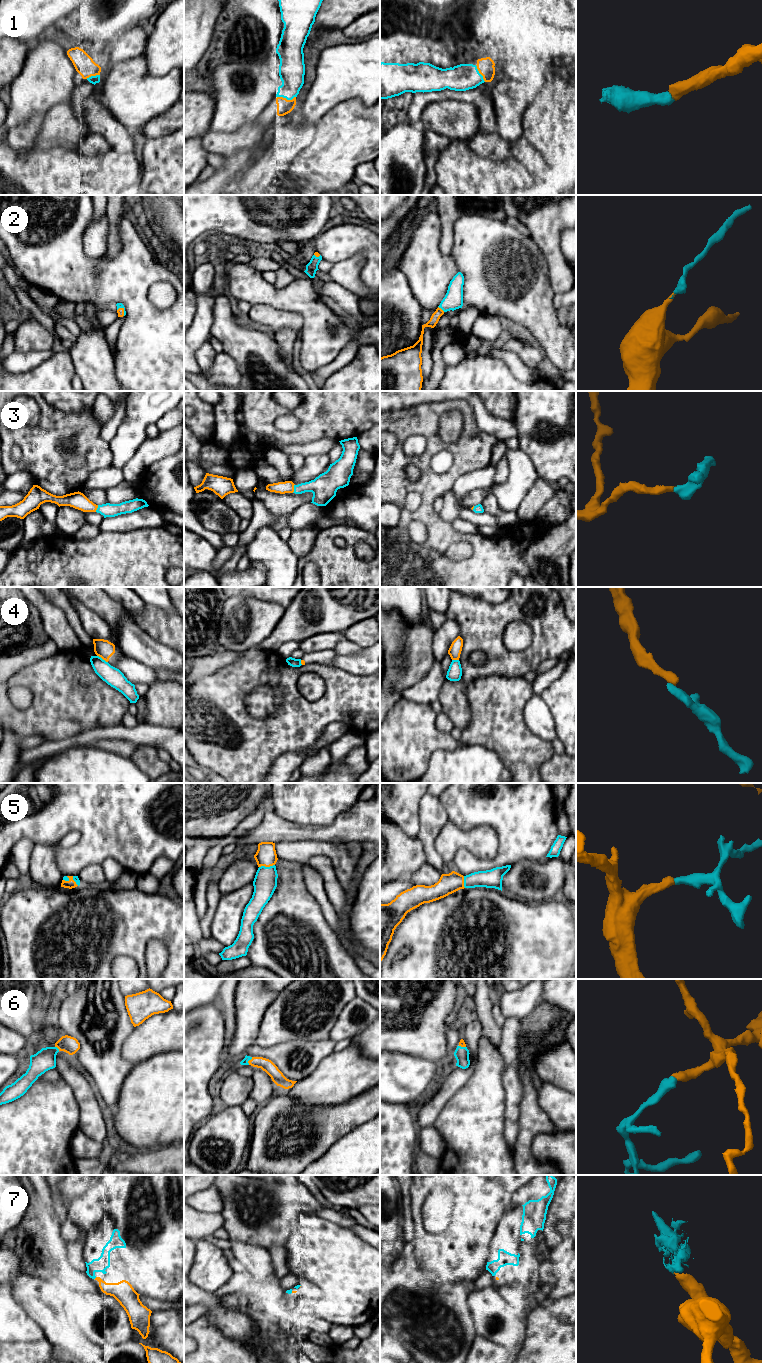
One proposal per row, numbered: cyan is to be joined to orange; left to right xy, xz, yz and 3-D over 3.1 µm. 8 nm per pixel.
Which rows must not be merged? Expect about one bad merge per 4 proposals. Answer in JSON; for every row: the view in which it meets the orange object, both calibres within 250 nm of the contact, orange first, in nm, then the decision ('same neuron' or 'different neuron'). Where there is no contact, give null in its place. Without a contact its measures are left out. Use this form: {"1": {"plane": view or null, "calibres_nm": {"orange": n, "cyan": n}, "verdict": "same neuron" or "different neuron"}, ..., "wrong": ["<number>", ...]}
{"1": {"plane": "xz", "calibres_nm": {"orange": 120, "cyan": 200}, "verdict": "same neuron"}, "2": {"plane": "yz", "calibres_nm": {"orange": 70, "cyan": 150}, "verdict": "same neuron"}, "3": {"plane": "xz", "calibres_nm": {"orange": 100, "cyan": 200}, "verdict": "same neuron"}, "4": {"plane": "xy", "calibres_nm": {"orange": 140, "cyan": 150}, "verdict": "different neuron"}, "5": {"plane": "xz", "calibres_nm": {"orange": 160, "cyan": 190}, "verdict": "same neuron"}, "6": {"plane": "xz", "calibres_nm": {"orange": 100, "cyan": 50}, "verdict": "same neuron"}, "7": {"plane": null, "verdict": "same neuron"}, "wrong": ["4"]}

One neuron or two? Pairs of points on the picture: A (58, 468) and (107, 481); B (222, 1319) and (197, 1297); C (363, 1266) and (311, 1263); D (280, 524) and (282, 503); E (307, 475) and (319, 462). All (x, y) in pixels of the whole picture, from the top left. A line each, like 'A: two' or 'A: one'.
A: two
B: one
C: one
D: one
E: one

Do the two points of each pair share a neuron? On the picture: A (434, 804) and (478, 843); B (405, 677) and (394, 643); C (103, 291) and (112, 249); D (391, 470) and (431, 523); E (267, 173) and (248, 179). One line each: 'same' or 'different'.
A: different
B: same
C: different
D: same
E: same

